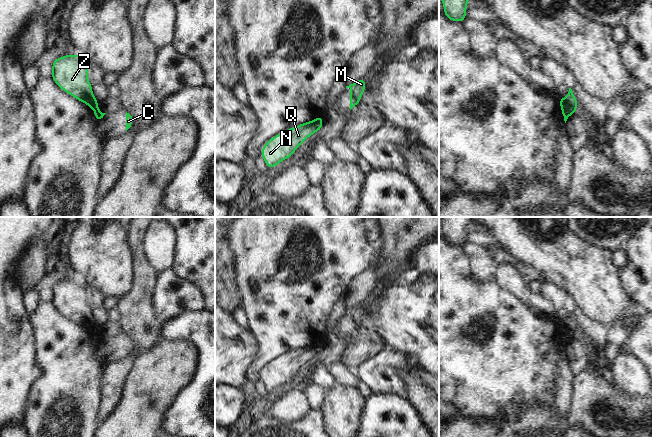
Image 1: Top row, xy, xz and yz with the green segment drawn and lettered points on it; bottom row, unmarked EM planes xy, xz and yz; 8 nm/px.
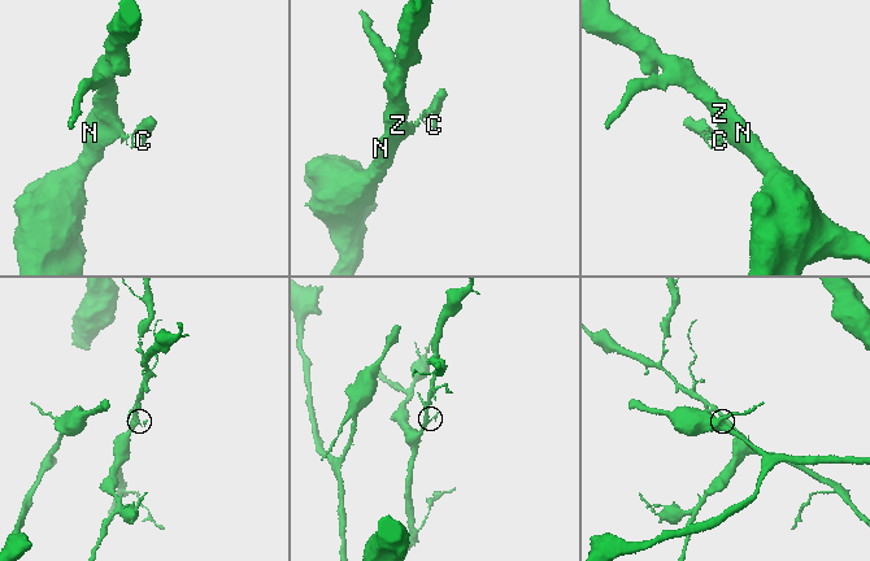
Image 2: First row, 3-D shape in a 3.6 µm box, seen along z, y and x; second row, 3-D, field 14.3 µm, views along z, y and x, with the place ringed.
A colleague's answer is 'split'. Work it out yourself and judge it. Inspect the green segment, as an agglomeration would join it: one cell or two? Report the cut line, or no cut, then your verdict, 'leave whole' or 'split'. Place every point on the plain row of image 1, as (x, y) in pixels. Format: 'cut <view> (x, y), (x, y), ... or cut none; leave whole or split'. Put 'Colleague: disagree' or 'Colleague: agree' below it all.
cut yz (562, 332), (569, 338); split
Colleague: agree

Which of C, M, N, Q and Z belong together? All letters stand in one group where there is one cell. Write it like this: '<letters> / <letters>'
C M / N Q Z

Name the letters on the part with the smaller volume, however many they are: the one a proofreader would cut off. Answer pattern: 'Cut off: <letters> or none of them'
Cut off: C, M

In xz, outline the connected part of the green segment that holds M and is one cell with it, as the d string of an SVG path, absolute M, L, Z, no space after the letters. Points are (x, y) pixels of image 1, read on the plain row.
M360 302L357 306L350 308L349 310L346 310L347 312L350 312L350 334L358 329L361 324L361 320L365 315L366 312L366 306L363 302Z

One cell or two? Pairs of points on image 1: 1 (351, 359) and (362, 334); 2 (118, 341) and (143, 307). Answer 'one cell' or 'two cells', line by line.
1: one cell
2: two cells

